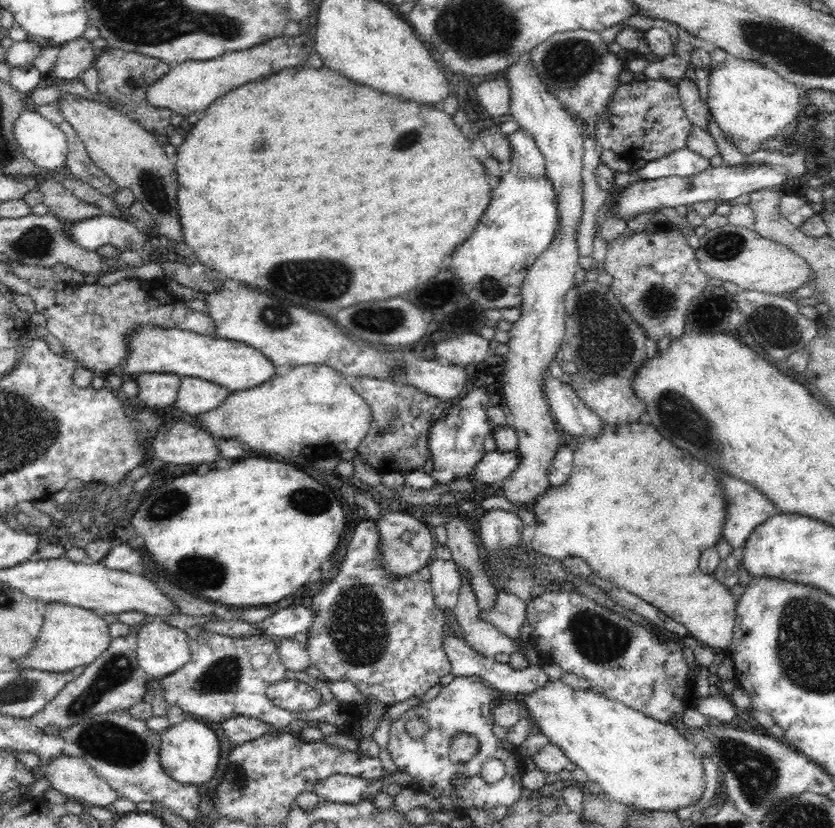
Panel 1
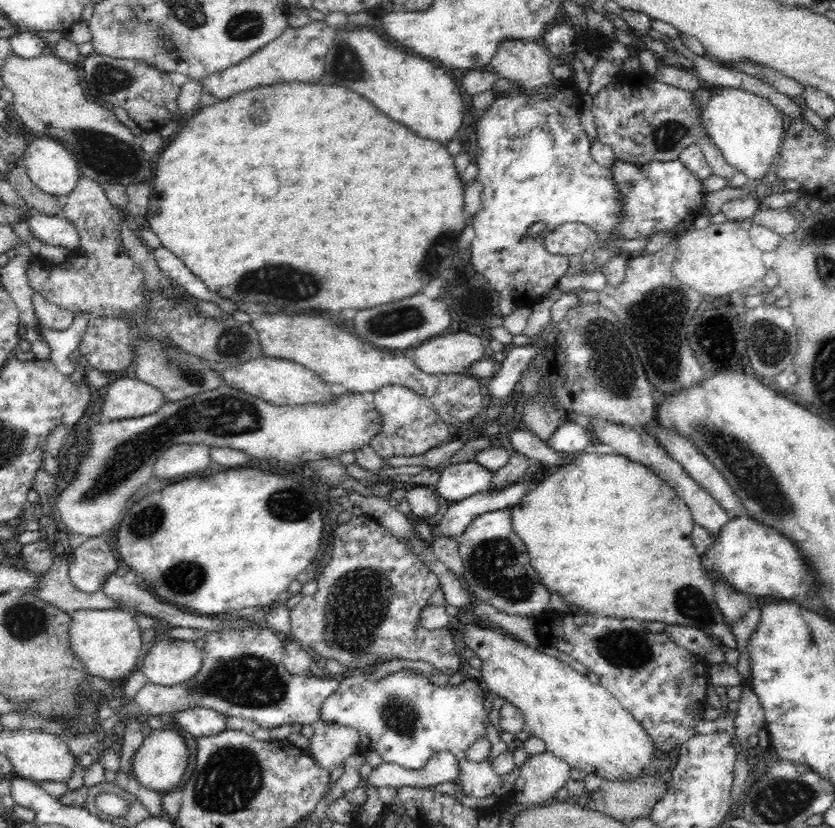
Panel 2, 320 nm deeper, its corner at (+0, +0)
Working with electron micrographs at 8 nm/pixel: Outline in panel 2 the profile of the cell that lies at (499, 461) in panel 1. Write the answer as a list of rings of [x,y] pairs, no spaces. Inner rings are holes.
[[[475,460],[450,463],[440,469],[441,475],[433,487],[435,494],[444,500],[456,503],[490,489],[493,473]]]

